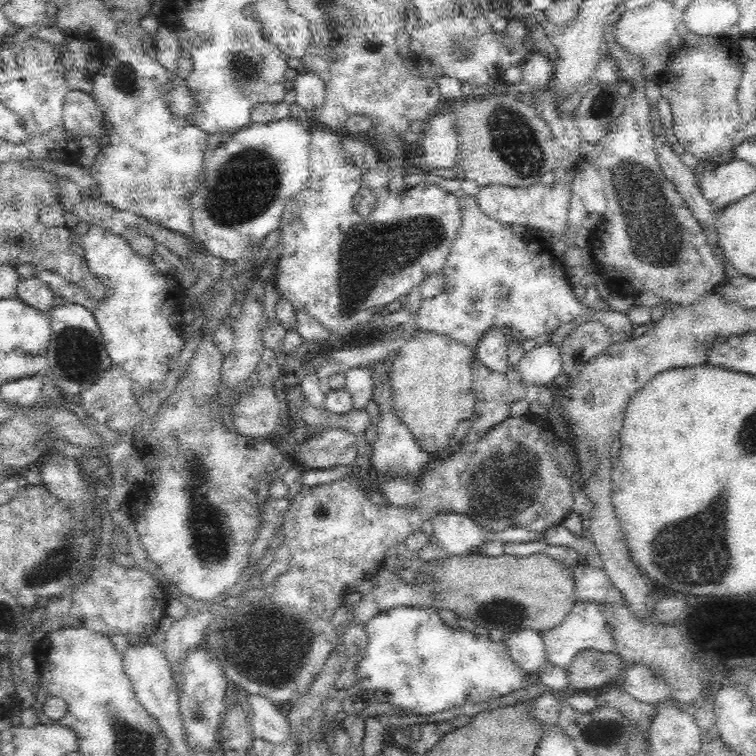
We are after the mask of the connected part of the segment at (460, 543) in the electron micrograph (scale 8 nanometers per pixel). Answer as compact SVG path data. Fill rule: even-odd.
M452 511L435 512L431 520L434 539L444 545L444 554L457 555L465 553L473 546L480 546L487 539L486 532L474 521L464 515Z

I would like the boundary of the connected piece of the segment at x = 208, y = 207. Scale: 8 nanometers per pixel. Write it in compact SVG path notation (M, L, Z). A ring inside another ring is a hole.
M284 118L283 120L272 120L268 124L258 124L253 123L254 126L246 126L242 128L240 132L232 134L232 138L228 139L228 142L224 141L219 145L214 145L213 148L207 148L204 159L203 159L203 168L200 170L200 176L197 177L195 182L194 190L189 198L189 203L191 206L191 223L194 235L196 235L196 240L204 246L204 249L214 255L218 256L226 261L231 263L236 262L238 259L248 258L253 262L253 266L257 263L262 263L263 257L259 255L255 256L253 252L250 252L253 249L253 243L258 242L262 244L262 240L273 230L279 228L281 221L281 216L287 200L294 196L306 182L308 176L310 176L310 153L309 153L309 142L312 138L311 130L308 129L305 125L305 122L302 118Z

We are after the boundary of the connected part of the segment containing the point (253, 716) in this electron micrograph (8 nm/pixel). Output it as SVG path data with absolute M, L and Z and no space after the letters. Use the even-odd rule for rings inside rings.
M247 695L250 704L249 719L256 739L262 738L273 745L287 741L290 723L287 716L269 698L262 695Z

